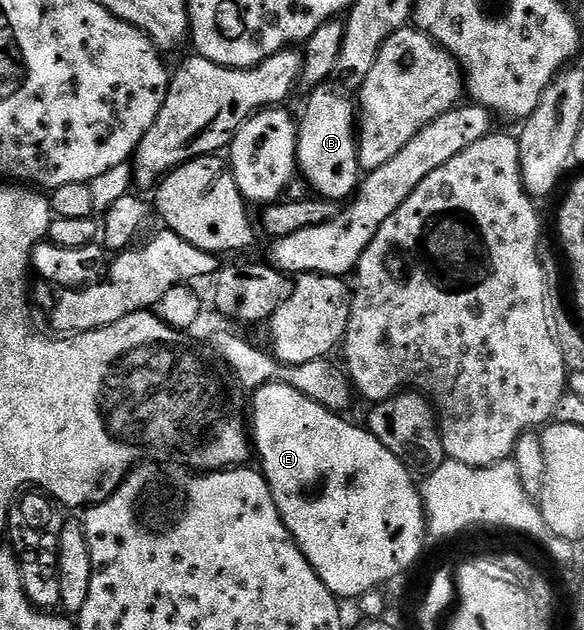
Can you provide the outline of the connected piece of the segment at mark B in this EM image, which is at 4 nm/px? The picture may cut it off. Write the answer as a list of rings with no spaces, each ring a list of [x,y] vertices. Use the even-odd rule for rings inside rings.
[[[325,82],[318,88],[311,89],[307,94],[308,105],[304,108],[304,117],[299,117],[298,127],[298,150],[296,151],[296,162],[301,177],[312,183],[312,188],[317,197],[326,200],[344,202],[355,193],[360,186],[362,169],[360,166],[360,155],[356,153],[358,143],[358,104],[344,92],[331,88],[331,83]]]

